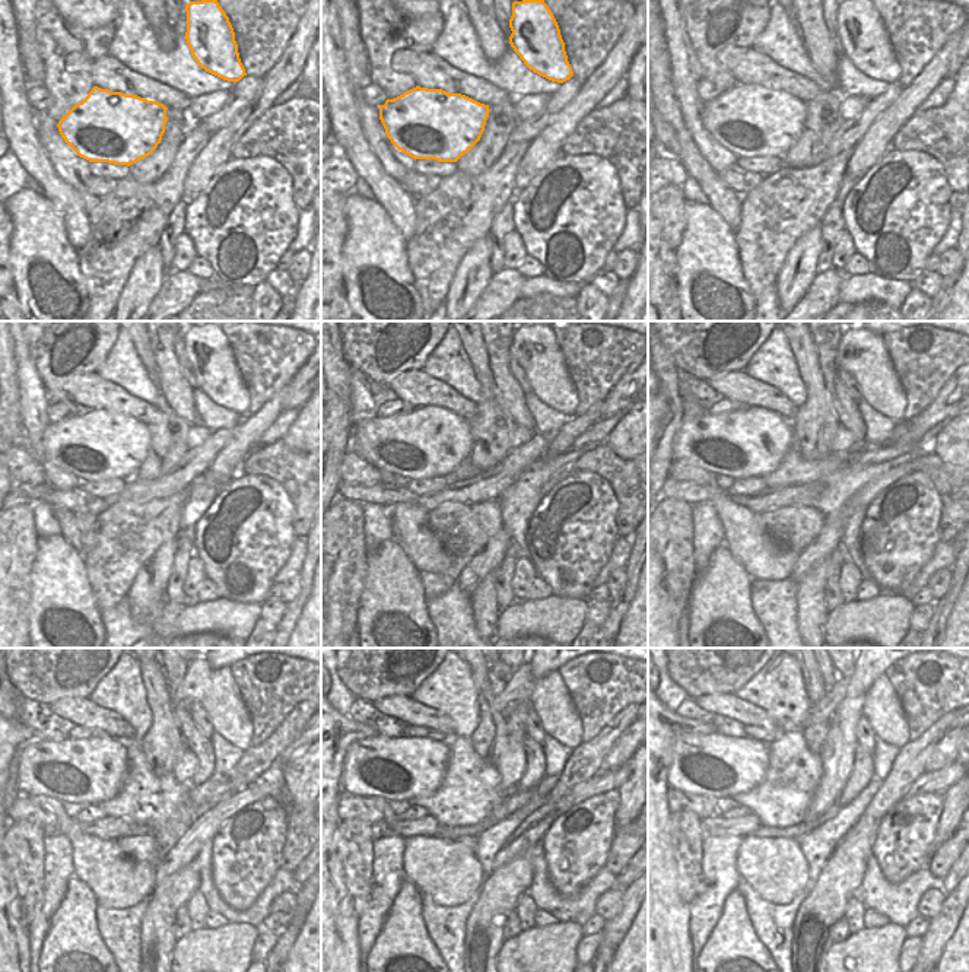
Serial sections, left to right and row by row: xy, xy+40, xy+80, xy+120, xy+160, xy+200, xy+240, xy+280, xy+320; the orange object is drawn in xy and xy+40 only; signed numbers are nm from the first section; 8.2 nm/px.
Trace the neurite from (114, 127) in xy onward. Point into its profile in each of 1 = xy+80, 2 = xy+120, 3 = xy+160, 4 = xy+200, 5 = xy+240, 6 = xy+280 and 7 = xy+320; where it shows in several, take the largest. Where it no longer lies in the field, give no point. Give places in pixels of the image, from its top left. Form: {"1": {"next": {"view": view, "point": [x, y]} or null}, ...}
{"1": {"next": {"view": "xy+80", "point": [750, 121]}}, "2": {"next": {"view": "xy+120", "point": [98, 444]}}, "3": {"next": {"view": "xy+160", "point": [426, 442]}}, "4": {"next": {"view": "xy+200", "point": [752, 442]}}, "5": {"next": {"view": "xy+240", "point": [89, 771]}}, "6": {"next": {"view": "xy+280", "point": [402, 768]}}, "7": {"next": {"view": "xy+320", "point": [721, 765]}}}

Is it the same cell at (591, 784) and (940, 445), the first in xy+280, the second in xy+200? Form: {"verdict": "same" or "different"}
{"verdict": "different"}

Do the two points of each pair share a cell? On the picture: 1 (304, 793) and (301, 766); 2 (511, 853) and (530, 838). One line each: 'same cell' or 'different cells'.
1: same cell
2: same cell

